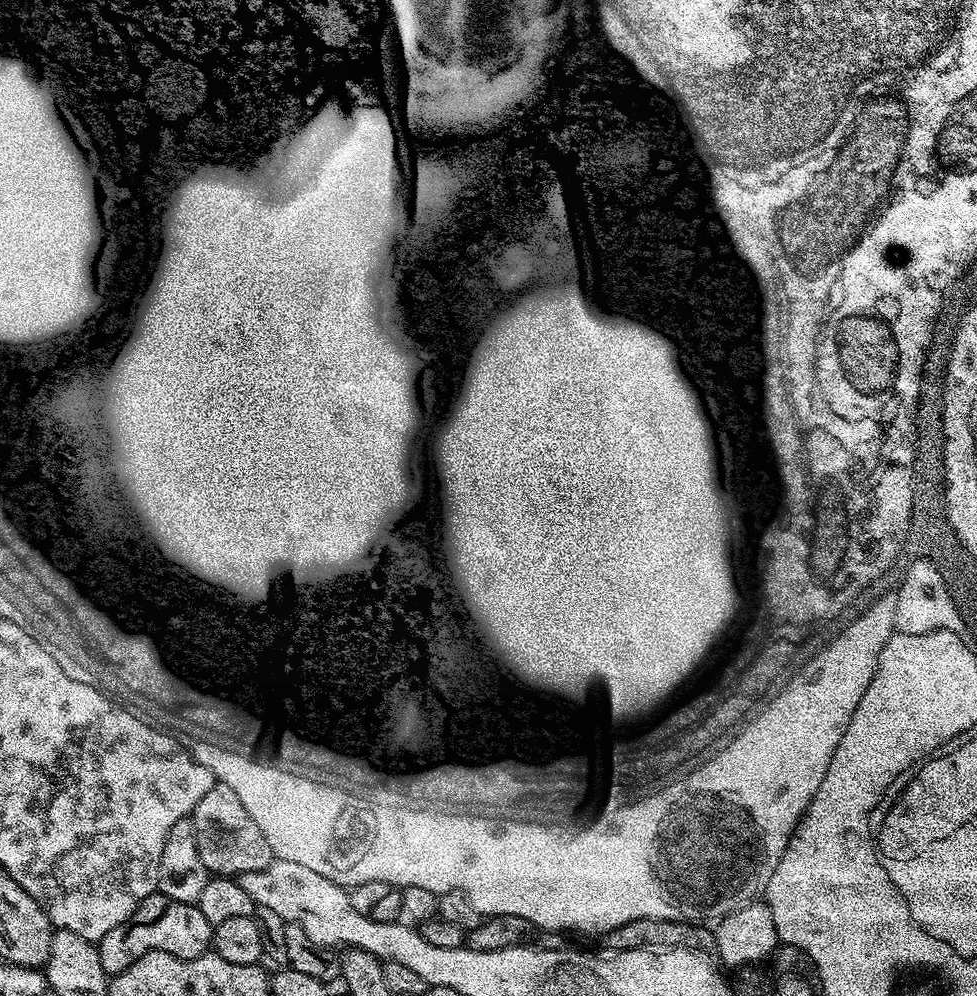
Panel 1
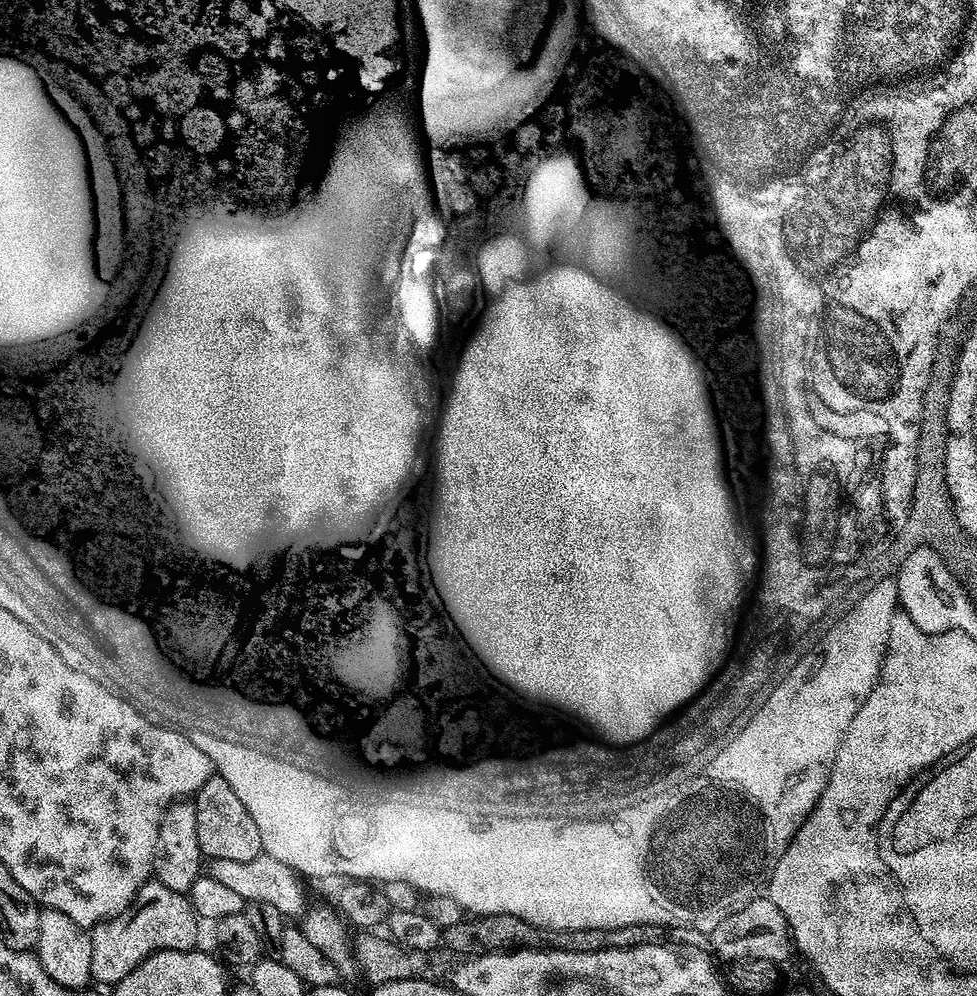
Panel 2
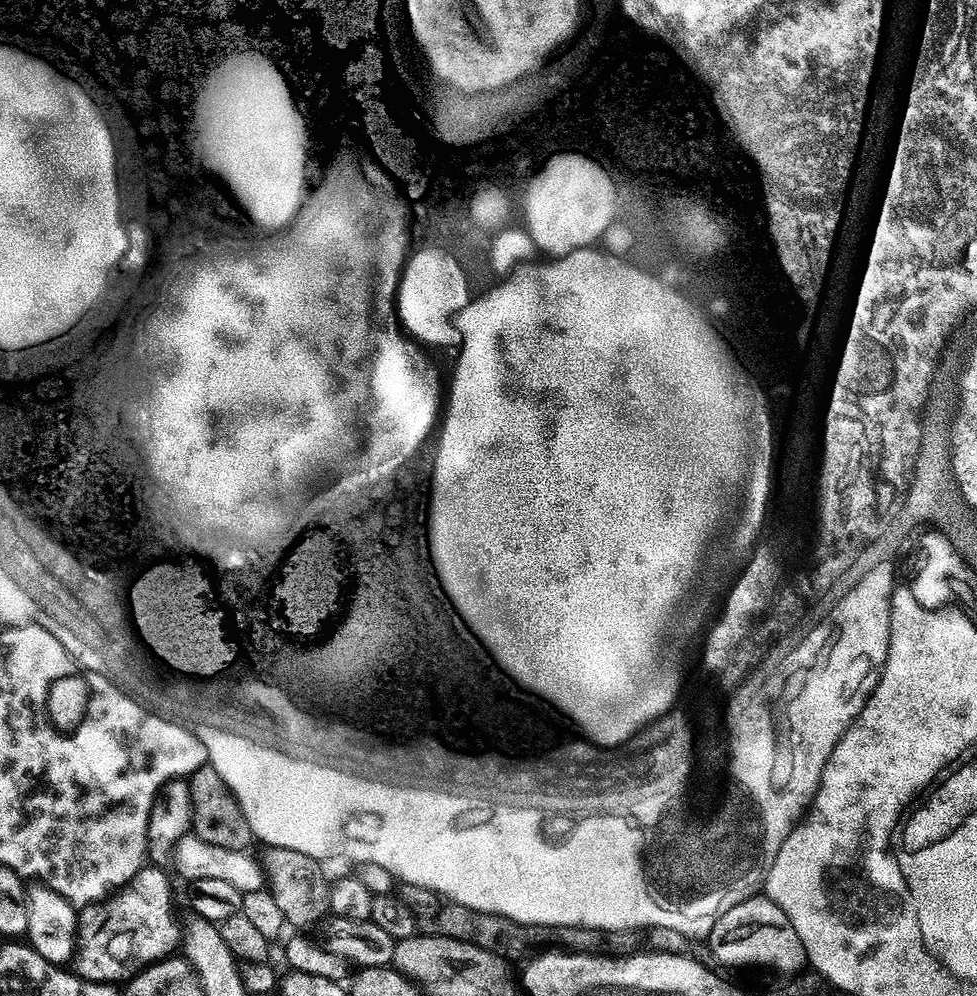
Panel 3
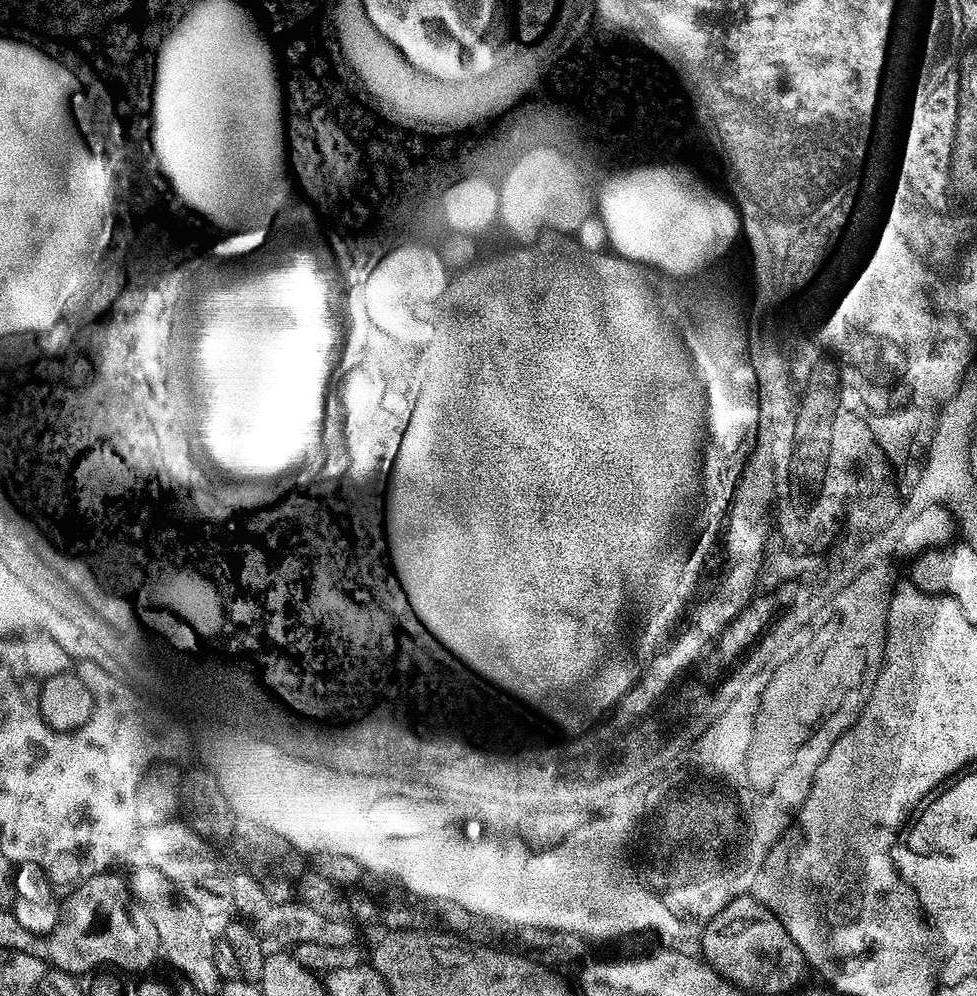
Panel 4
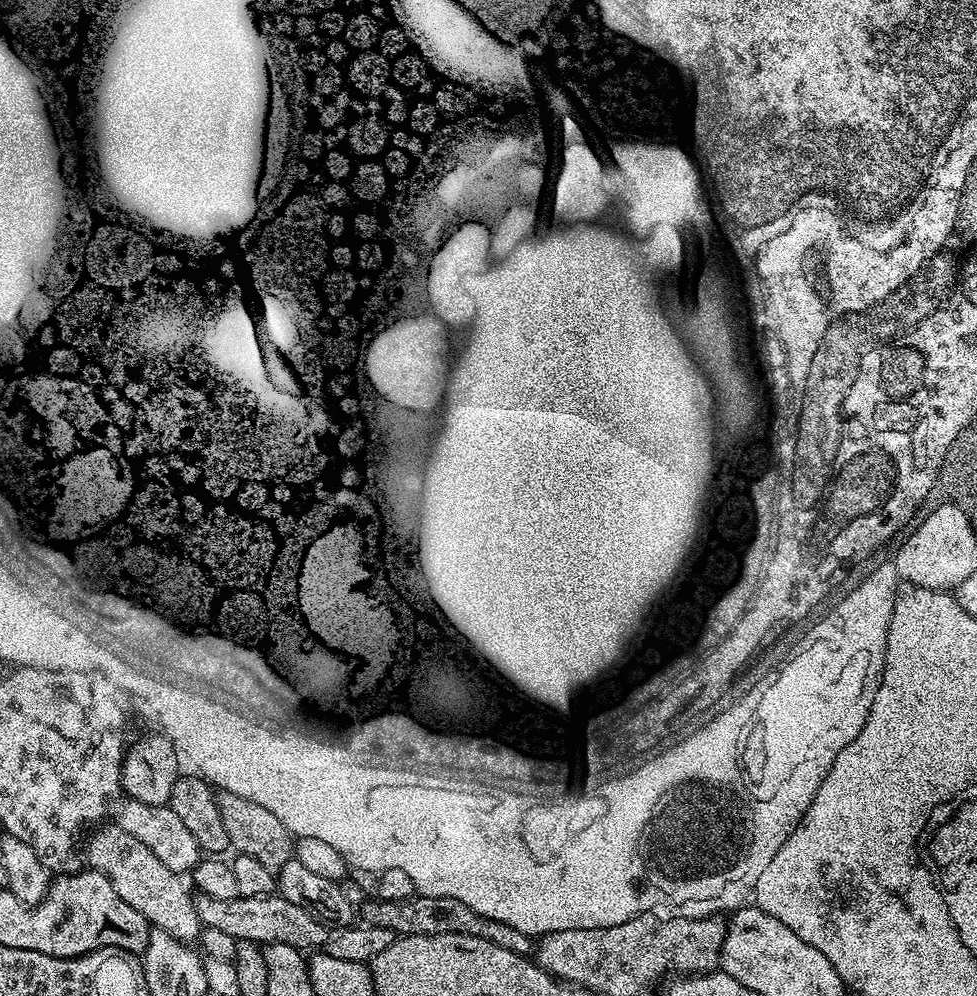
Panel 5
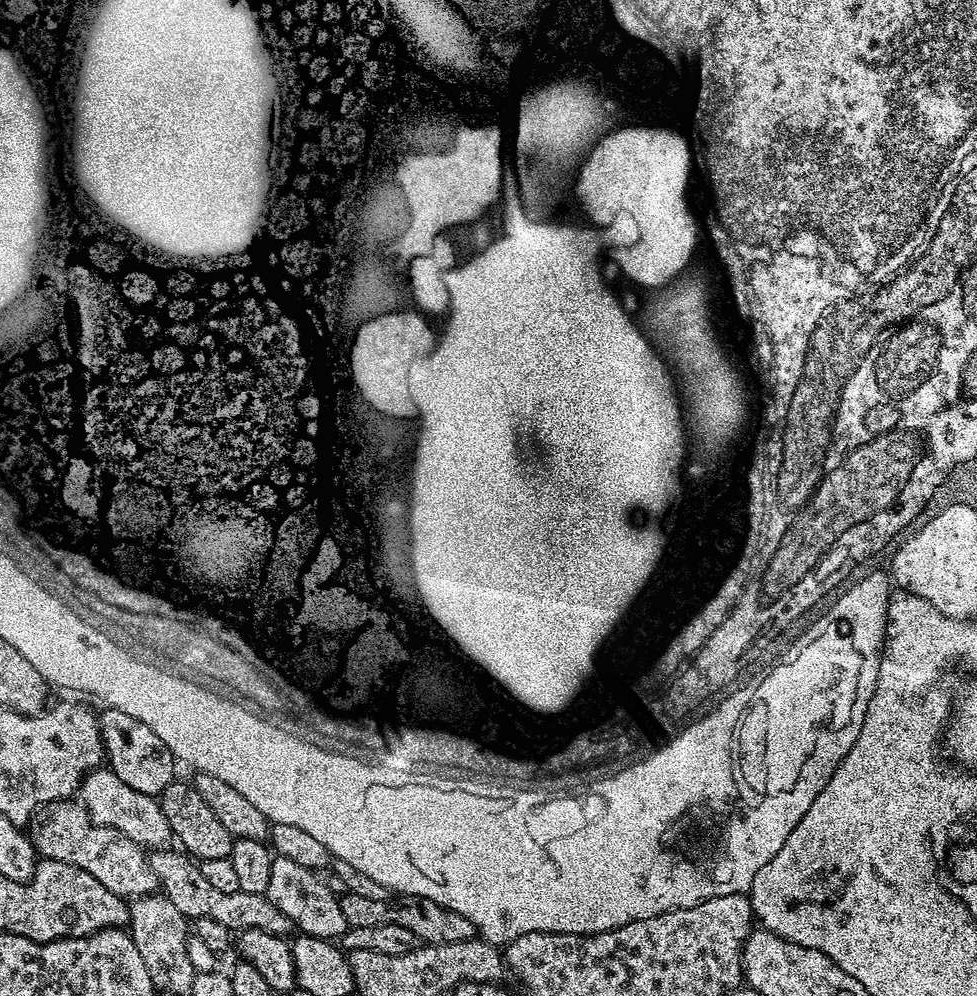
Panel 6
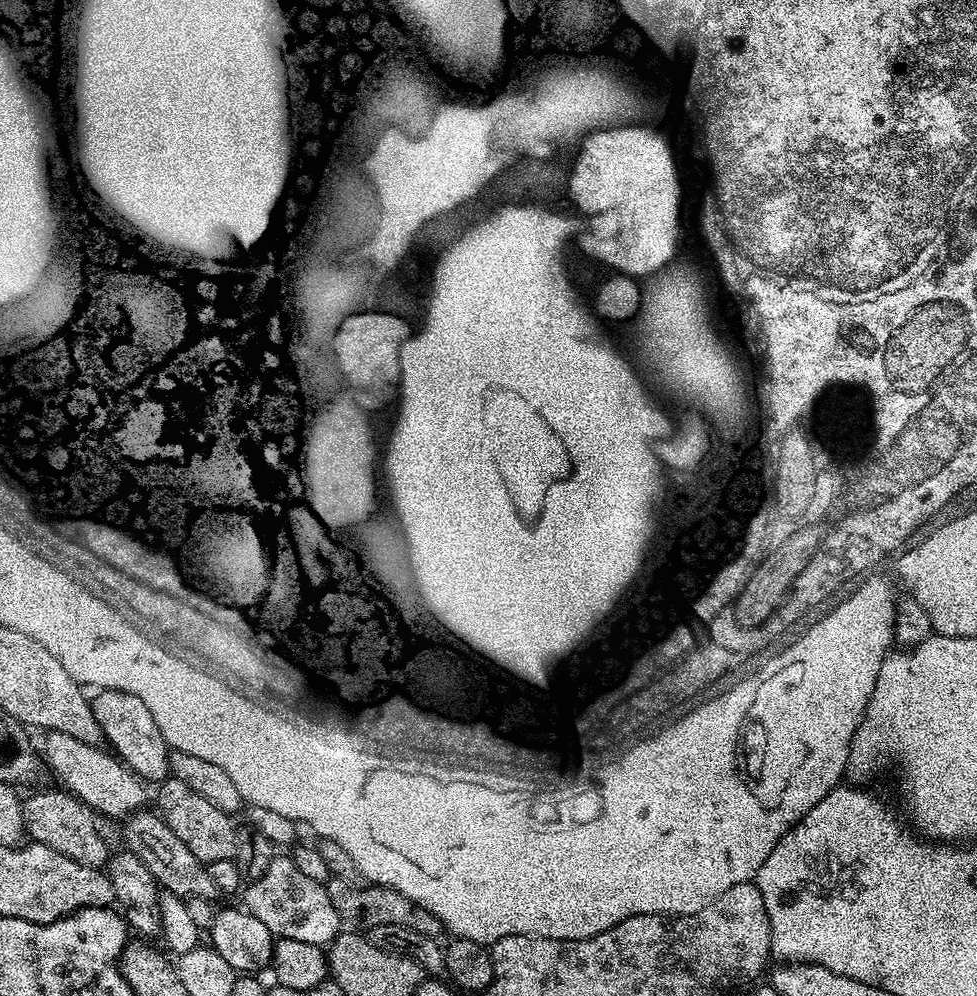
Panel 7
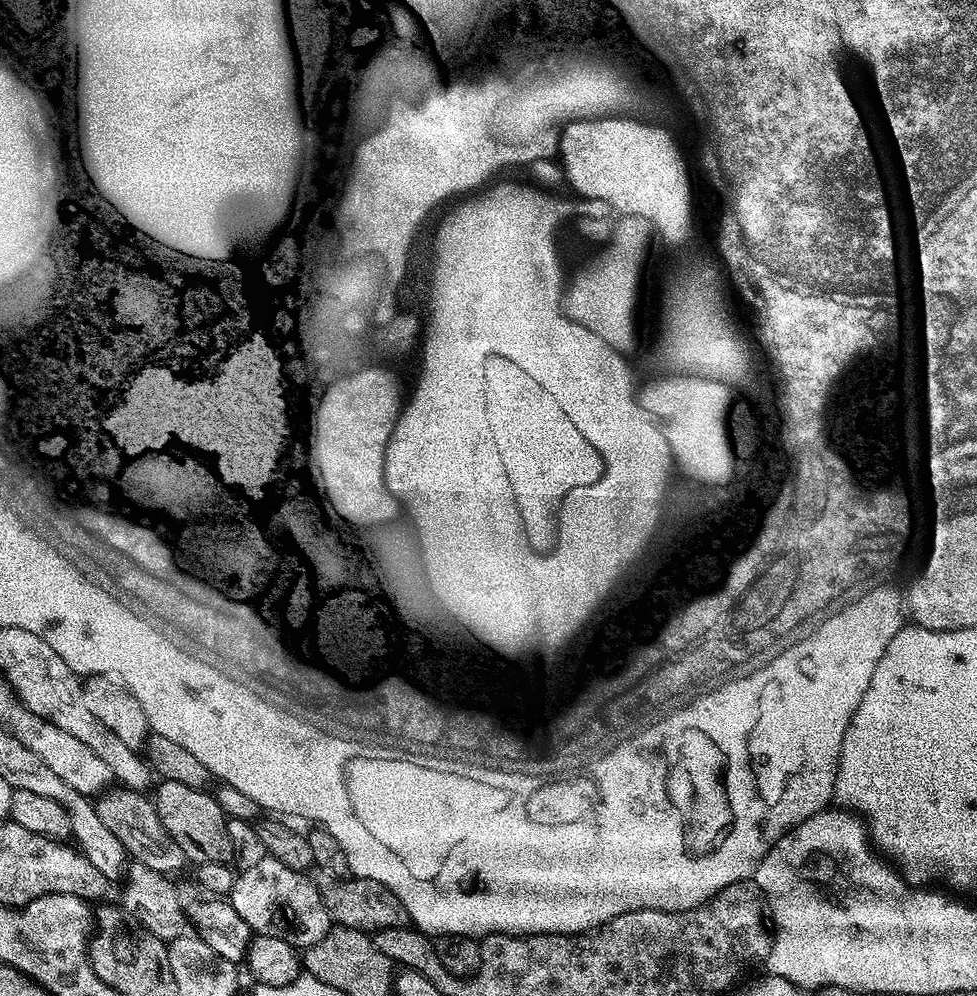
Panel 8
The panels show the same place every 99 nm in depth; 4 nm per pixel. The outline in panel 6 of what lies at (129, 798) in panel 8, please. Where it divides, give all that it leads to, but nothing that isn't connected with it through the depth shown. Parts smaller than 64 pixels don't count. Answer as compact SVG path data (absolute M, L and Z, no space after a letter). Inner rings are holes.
M180 850L168 851L153 851L148 861L156 875L159 891L166 898L170 898L174 906L178 906L178 910L184 917L191 918L193 921L210 918L216 923L222 923L229 930L257 928L275 936L287 937L288 931L293 931L294 925L290 922L290 918L286 918L286 914L282 914L282 910L278 910L278 906L274 906L274 902L270 902L267 895L242 891L226 894L222 890L214 890L214 886L206 882L199 863L193 857Z

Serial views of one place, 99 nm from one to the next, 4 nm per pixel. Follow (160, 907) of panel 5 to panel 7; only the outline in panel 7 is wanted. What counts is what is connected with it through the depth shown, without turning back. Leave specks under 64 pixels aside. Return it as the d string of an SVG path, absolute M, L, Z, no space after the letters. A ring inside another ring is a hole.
M59 791L36 792L33 796L23 797L22 822L27 839L42 846L50 846L50 850L58 850L58 854L66 854L66 858L74 858L74 862L91 868L107 865L110 859L108 840L96 825L97 813L87 808L71 792Z

